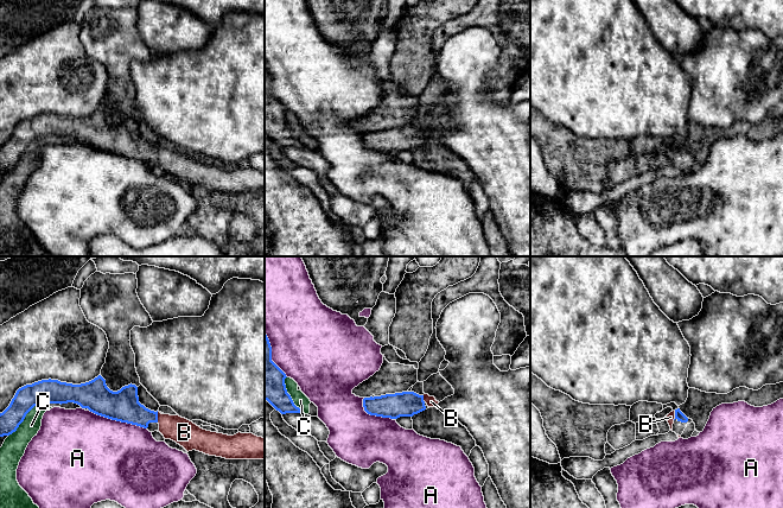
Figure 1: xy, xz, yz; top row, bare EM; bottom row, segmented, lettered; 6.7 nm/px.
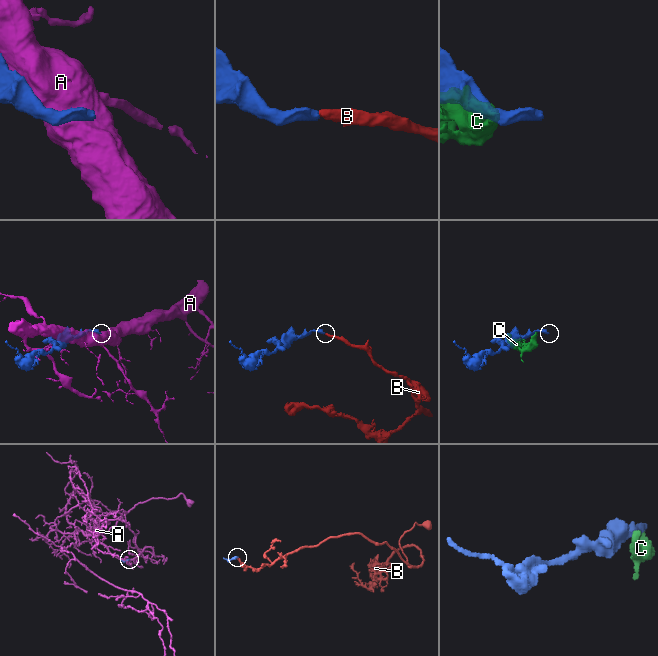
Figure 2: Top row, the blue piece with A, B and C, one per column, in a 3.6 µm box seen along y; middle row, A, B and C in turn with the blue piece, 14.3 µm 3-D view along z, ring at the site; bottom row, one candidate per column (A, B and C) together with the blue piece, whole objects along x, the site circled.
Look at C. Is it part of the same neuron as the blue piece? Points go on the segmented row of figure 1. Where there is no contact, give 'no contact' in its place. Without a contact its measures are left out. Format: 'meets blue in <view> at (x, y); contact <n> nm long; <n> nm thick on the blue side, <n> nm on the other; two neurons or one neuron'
meets blue in xy at (25, 416); contact 340 nm long; 160 nm thick on the blue side, 160 nm on the other; two neurons

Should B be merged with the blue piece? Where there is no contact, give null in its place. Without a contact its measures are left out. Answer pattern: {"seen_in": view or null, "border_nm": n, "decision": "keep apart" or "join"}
{"seen_in": "xy", "border_nm": 80, "decision": "join"}

